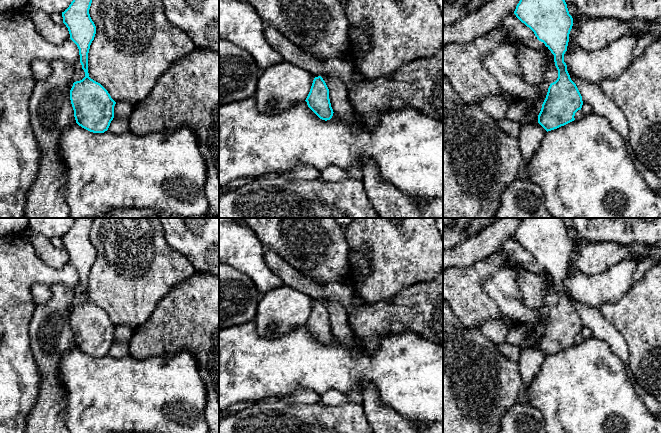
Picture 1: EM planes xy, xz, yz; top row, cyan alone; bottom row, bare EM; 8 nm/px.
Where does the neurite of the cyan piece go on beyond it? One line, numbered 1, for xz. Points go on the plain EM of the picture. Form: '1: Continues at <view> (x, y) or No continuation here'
1: No continuation here

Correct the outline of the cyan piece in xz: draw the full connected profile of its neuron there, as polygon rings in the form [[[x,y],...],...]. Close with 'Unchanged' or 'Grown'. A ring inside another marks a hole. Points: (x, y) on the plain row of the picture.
[[[321,300],[315,301],[305,324],[308,331],[322,344],[330,344],[333,333],[329,323],[329,313]]]. Unchanged

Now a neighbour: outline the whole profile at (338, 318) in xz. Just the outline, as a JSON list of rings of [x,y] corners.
[[[321,300],[329,313],[329,323],[333,336],[347,349],[359,346],[358,340],[349,326],[348,315],[344,307],[337,301]]]

